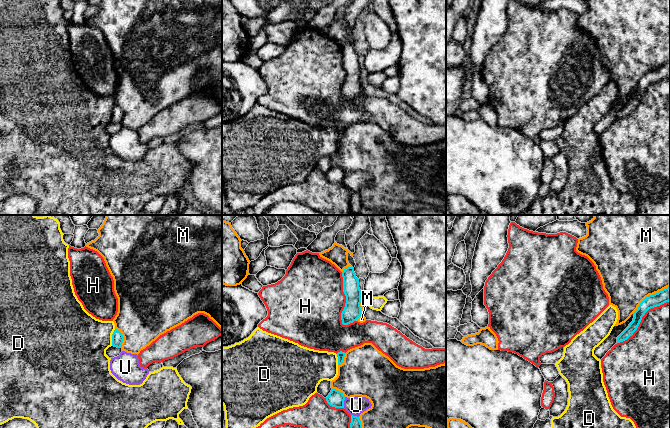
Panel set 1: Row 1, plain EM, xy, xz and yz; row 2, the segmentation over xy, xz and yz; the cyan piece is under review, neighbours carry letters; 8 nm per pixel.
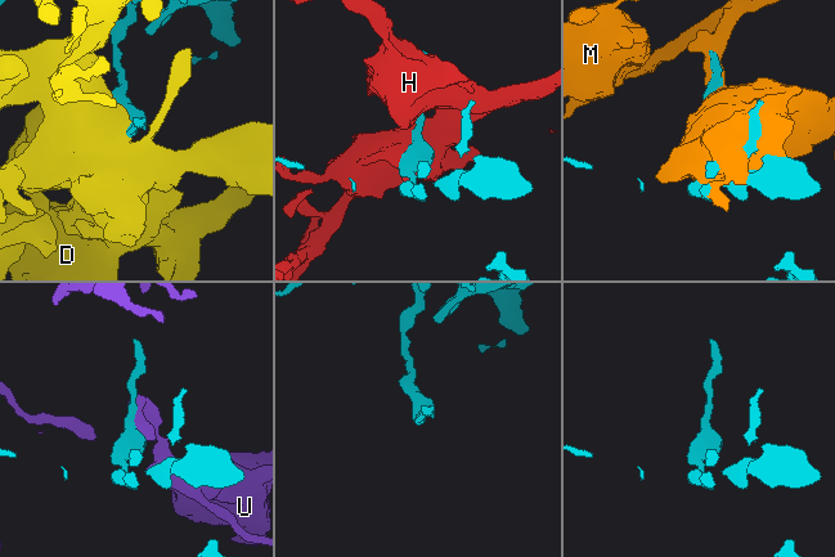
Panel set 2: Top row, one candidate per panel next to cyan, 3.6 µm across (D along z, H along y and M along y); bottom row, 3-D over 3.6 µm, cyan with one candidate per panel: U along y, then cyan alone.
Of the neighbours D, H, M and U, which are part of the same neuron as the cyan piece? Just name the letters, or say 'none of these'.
none of these

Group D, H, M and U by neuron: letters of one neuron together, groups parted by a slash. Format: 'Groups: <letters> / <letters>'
Groups: D / H / M / U

